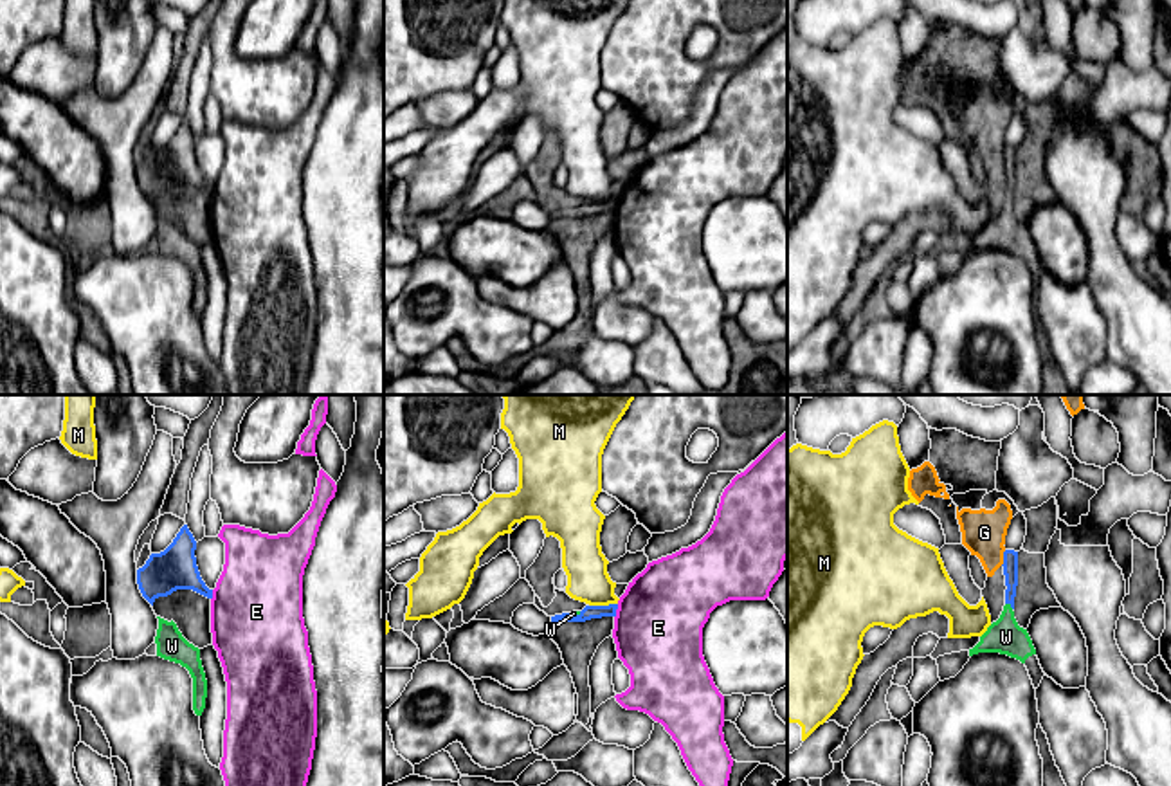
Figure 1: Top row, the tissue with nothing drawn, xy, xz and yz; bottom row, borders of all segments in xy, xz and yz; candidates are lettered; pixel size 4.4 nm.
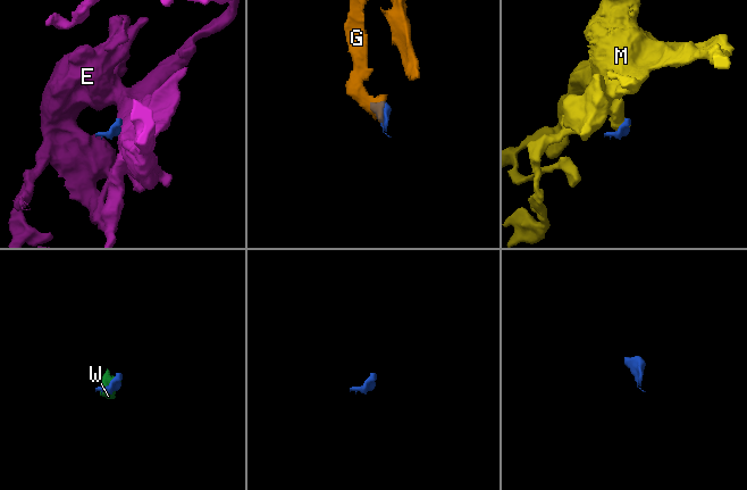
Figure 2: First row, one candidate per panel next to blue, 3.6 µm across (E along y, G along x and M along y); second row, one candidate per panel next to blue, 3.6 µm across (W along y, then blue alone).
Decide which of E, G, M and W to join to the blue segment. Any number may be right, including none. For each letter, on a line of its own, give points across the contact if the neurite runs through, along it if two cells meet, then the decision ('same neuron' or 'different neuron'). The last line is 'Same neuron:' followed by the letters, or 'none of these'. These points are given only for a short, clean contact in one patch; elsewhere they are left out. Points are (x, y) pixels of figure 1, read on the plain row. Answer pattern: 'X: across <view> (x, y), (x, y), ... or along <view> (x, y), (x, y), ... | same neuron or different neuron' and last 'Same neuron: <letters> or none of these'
E: along xz (618, 201), (615, 213) | different neuron
G: along yz (1006, 146), (1000, 161) | different neuron
M: along xz (617, 199), (590, 202) | different neuron
W: across yz (1009, 161), (1009, 199), (1006, 233) | same neuron
Same neuron: W

